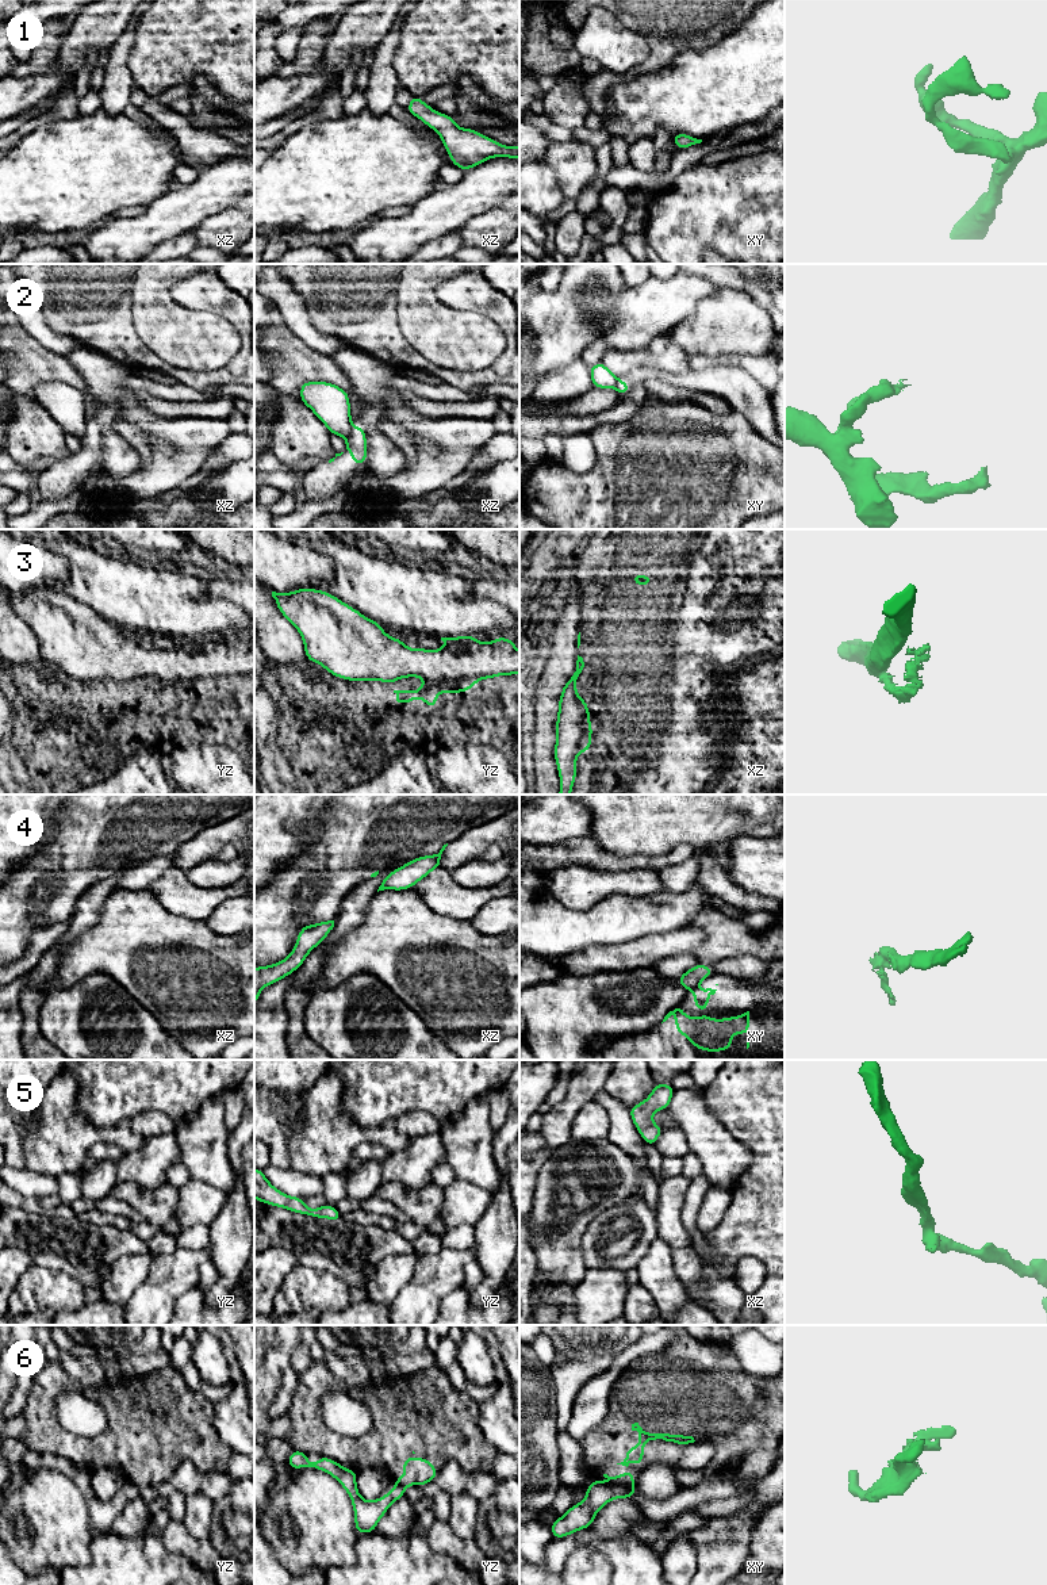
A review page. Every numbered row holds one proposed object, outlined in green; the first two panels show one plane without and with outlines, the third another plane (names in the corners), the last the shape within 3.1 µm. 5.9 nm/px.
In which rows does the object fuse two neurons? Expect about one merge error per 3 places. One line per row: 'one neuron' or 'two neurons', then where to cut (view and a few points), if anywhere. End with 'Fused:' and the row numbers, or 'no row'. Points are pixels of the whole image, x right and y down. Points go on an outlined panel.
1: one neuron; no cut
2: two neurons; cut in xz along (352, 427), (346, 439)
3: two neurons; cut in yz along (425, 680), (436, 693)
4: two neurons; cut in xy along (694, 987), (690, 991)
5: one neuron; no cut
6: two neurons; cut in xy along (616, 1484), (631, 1486)
Fused: 2, 3, 4, 6

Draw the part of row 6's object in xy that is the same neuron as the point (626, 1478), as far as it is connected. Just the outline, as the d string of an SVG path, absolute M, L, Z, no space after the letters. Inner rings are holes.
M624 1473L621 1475L615 1475L615 1477L609 1477L607 1474L603 1474L605 1478L607 1478L609 1481L614 1482L615 1485L624 1485L624 1486L632 1486L634 1483L634 1473Z

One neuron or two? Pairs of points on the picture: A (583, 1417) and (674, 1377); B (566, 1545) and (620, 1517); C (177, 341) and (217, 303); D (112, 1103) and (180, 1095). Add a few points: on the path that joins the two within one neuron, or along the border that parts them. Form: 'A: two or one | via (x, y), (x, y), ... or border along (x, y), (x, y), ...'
A: two | border along (618, 1377), (608, 1397), (608, 1413)
B: two | border along (590, 1527), (603, 1538), (624, 1536)
C: two | border along (213, 313), (225, 318), (238, 332)
D: one | via (129, 1095), (164, 1095)

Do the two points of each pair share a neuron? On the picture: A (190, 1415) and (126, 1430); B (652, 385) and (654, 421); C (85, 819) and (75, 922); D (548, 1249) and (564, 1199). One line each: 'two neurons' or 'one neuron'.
A: one neuron
B: two neurons
C: two neurons
D: one neuron

